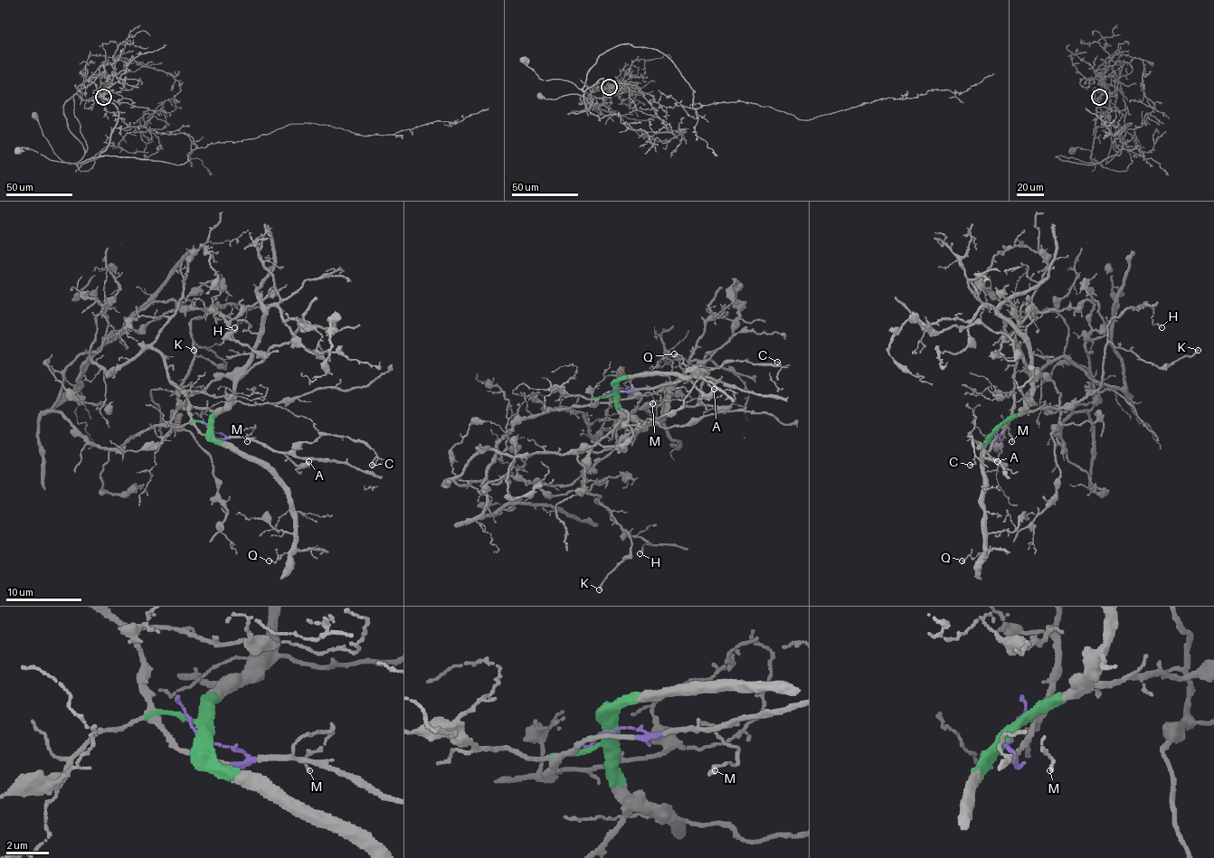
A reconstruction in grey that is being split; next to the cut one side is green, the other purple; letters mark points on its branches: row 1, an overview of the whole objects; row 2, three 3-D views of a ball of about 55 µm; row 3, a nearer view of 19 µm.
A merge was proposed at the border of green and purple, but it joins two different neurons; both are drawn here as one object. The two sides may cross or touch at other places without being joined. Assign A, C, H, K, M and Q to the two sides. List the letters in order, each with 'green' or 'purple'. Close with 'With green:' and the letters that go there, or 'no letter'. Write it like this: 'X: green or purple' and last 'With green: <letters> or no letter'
A: purple
C: purple
H: green
K: green
M: purple
Q: green
With green: H, K, Q

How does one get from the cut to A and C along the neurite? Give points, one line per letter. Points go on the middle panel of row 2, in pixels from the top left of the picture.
A: (614, 390), (654, 390), (687, 380), (705, 393), (714, 390)
C: (614, 390), (654, 390), (720, 369), (729, 361), (782, 367), (776, 361)

